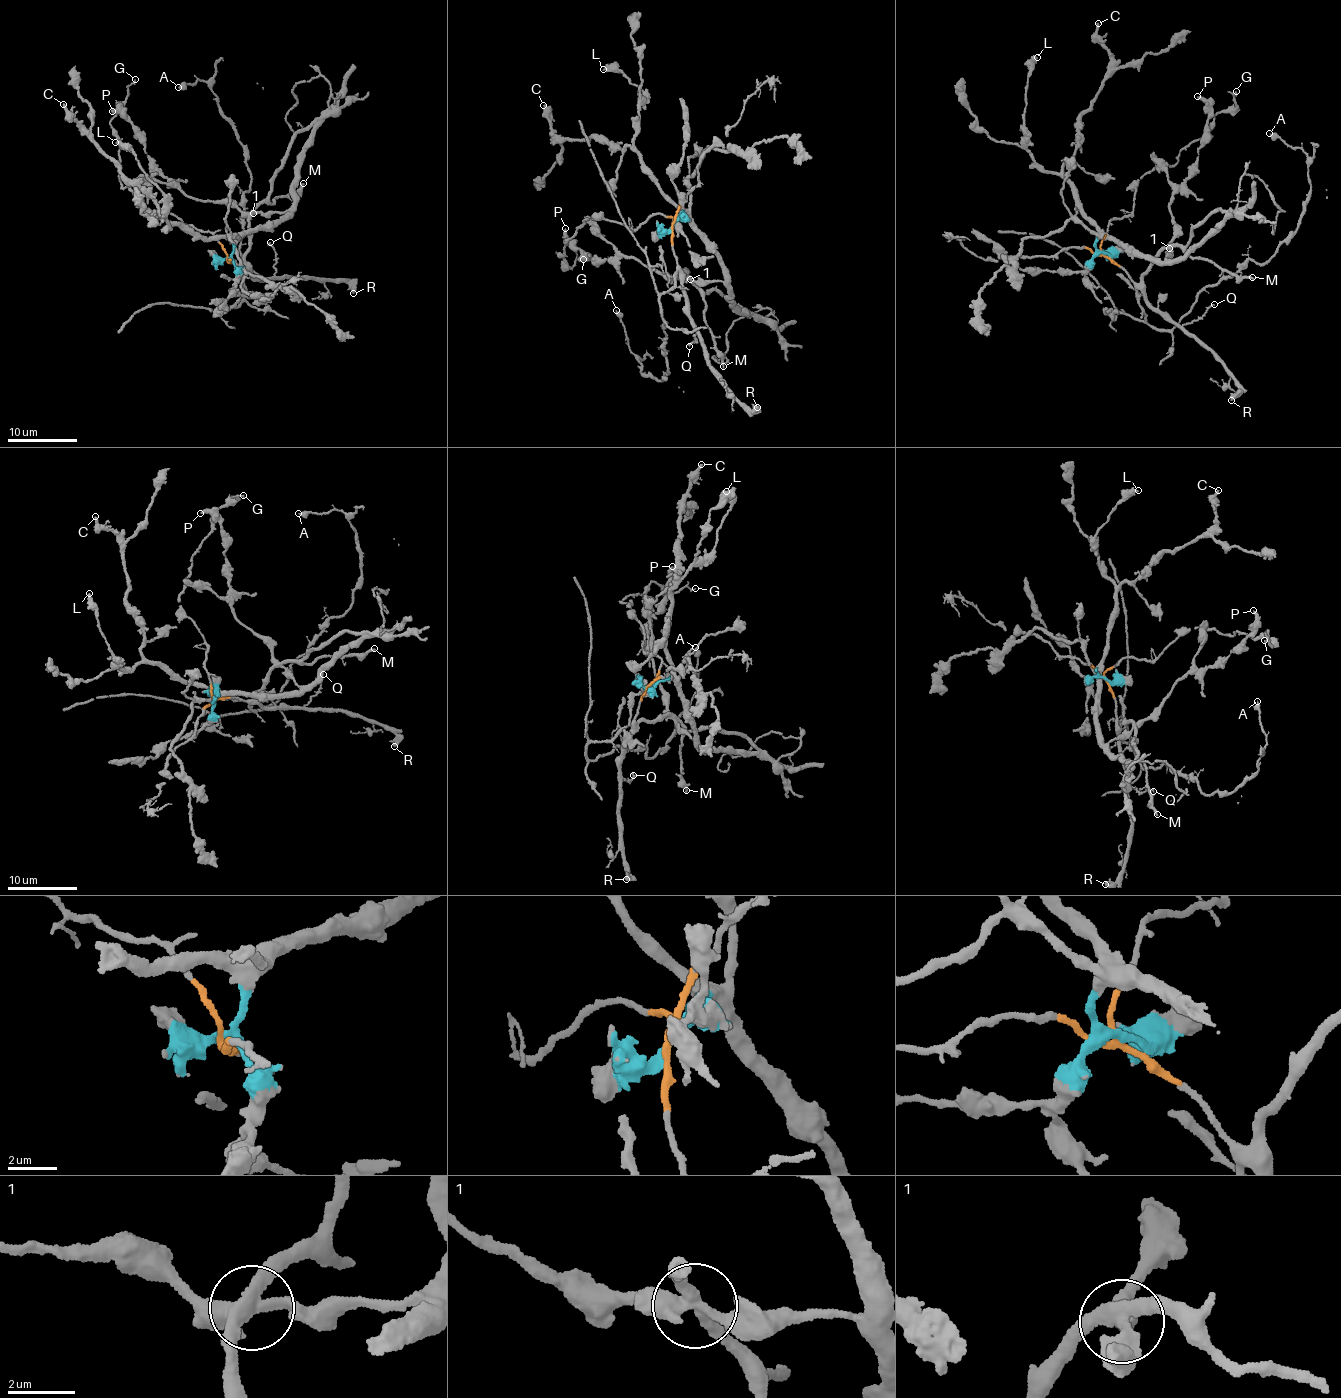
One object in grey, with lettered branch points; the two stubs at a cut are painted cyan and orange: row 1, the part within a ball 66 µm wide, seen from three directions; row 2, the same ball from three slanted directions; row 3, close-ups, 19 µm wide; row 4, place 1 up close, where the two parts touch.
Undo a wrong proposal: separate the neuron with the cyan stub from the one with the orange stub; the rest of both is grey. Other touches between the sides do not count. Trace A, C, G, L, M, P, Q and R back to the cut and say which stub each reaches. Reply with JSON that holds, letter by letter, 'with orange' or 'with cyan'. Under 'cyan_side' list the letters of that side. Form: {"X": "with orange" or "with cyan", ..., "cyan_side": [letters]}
{"A": "with orange", "C": "with cyan", "G": "with orange", "L": "with cyan", "M": "with orange", "P": "with cyan", "Q": "with orange", "R": "with orange", "cyan_side": ["C", "L", "P"]}

